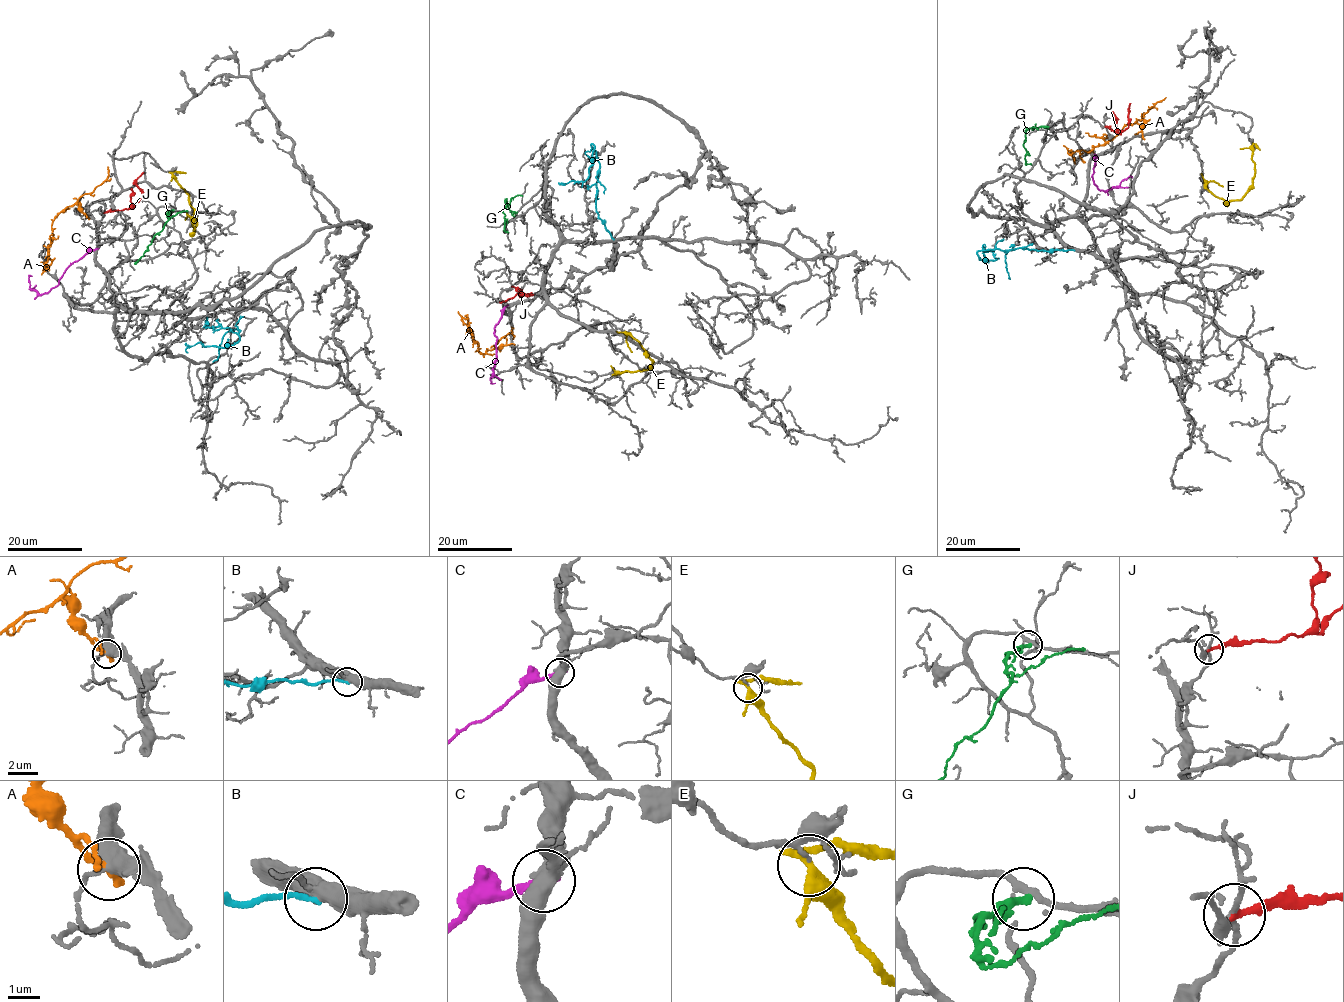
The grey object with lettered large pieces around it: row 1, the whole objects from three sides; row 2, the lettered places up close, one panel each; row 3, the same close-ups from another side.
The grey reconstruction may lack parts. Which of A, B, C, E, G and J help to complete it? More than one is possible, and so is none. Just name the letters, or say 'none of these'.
none of these

